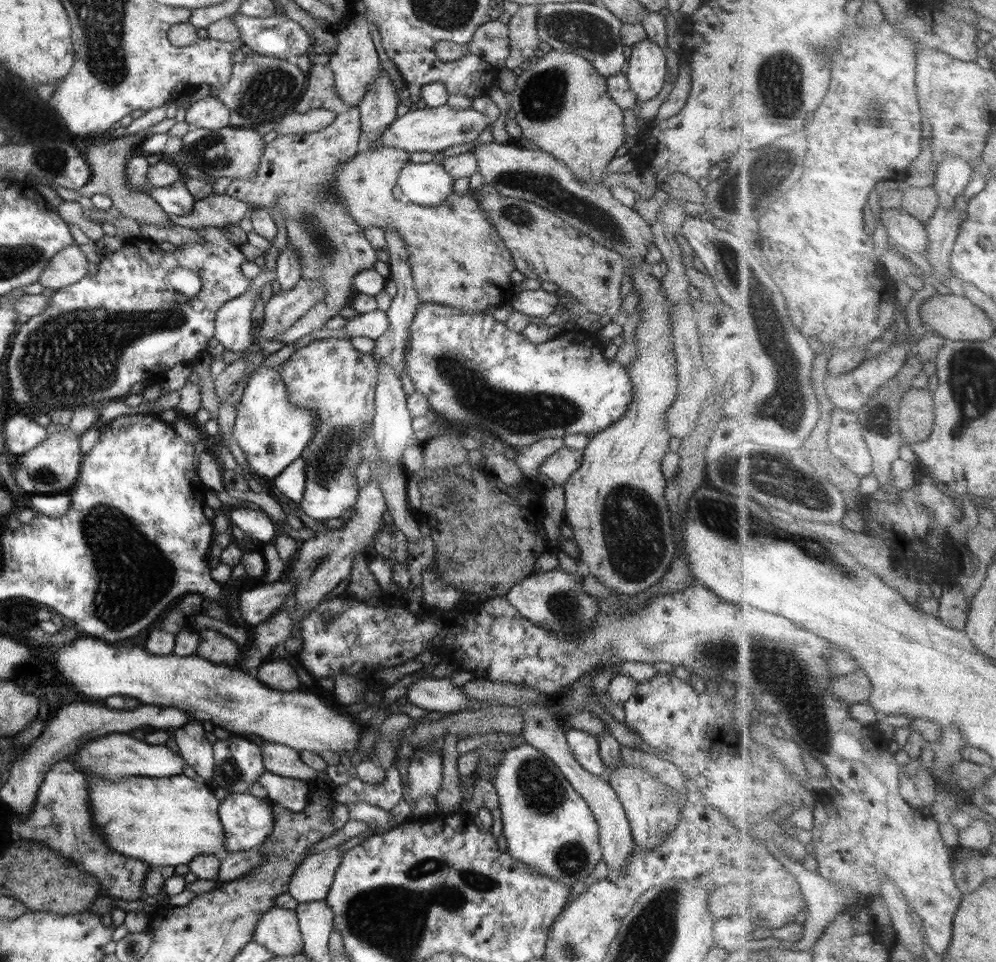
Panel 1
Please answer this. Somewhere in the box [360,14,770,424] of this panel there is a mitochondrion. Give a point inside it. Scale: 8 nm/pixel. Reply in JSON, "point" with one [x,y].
{"point":[544,185]}

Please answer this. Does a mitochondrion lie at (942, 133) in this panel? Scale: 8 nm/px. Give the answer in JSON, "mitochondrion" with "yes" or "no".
{"mitochondrion":"no"}

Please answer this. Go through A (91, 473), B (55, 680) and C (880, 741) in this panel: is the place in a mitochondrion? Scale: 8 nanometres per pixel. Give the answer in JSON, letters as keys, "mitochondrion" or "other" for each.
{"A":"other","B":"other","C":"other"}

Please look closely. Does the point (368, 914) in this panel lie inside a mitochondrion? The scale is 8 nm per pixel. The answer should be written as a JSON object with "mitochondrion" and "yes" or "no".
{"mitochondrion":"yes"}

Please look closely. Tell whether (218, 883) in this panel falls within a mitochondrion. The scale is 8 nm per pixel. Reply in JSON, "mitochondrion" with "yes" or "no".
{"mitochondrion":"no"}

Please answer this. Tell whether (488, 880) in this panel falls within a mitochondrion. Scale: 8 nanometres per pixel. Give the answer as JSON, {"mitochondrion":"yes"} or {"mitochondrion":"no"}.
{"mitochondrion":"yes"}

